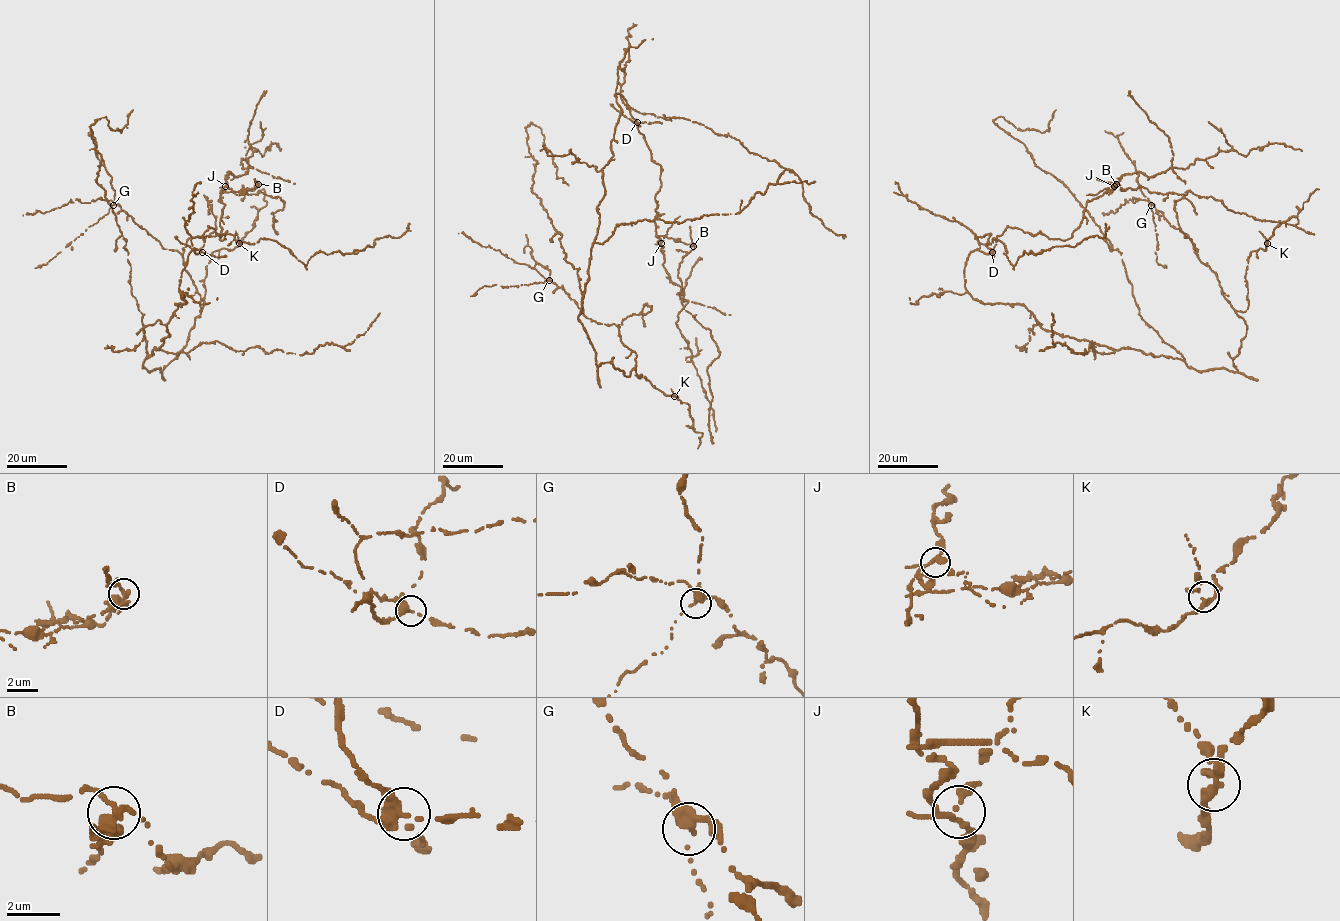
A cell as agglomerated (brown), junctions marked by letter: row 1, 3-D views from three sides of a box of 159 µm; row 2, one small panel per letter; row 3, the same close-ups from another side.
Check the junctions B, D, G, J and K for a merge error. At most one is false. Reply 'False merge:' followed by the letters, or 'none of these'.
False merge: B

